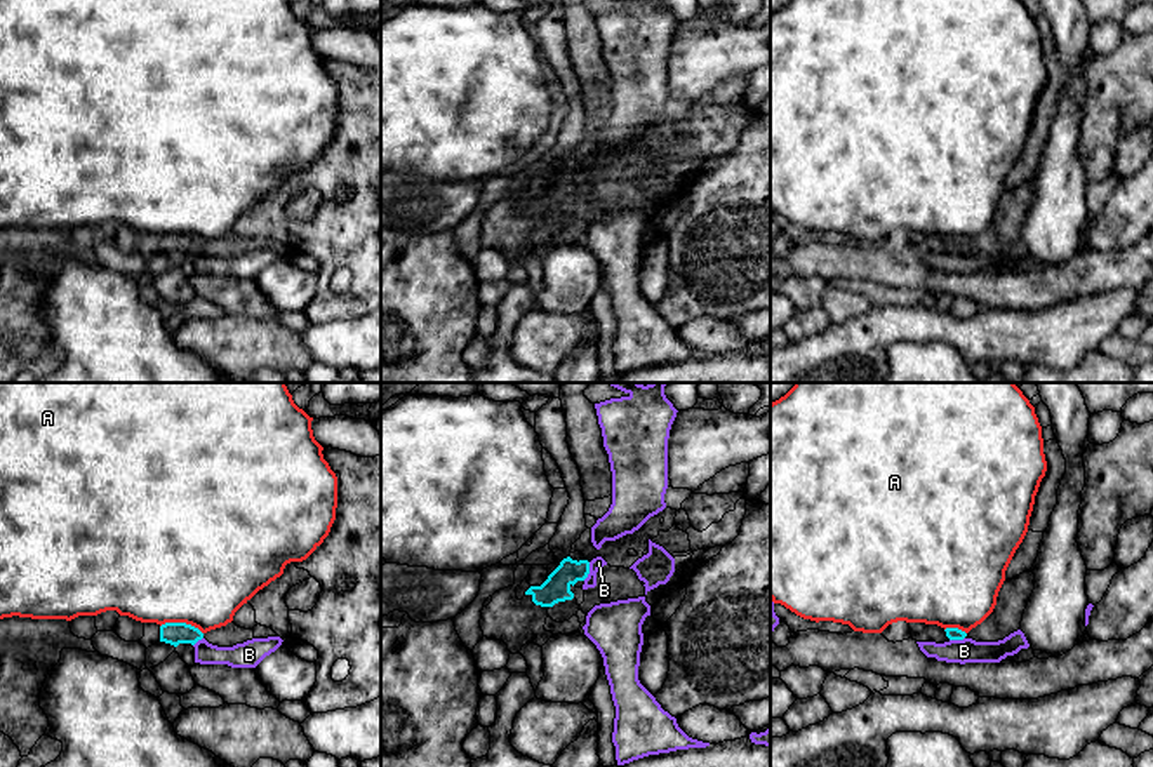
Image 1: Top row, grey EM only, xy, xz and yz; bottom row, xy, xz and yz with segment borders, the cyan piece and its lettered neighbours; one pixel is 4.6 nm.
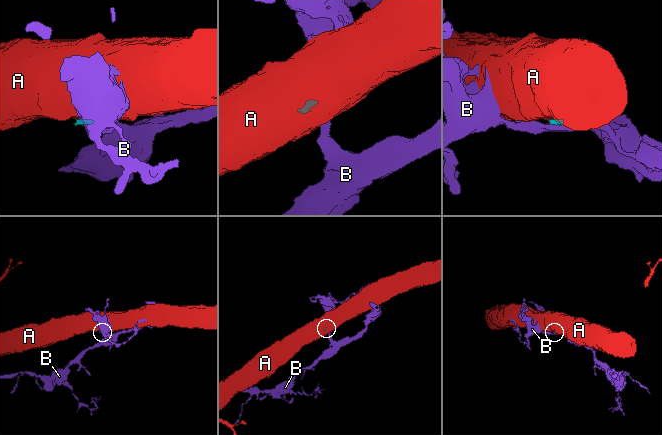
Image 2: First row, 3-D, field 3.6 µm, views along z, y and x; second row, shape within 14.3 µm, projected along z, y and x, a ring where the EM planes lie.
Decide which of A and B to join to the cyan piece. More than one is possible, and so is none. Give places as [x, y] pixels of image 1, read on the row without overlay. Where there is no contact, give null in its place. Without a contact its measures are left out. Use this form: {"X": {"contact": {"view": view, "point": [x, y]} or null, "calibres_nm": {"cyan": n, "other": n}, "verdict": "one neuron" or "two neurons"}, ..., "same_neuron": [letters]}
{"A": {"contact": {"view": "xy", "point": [181, 233]}, "calibres_nm": {"cyan": 110, "other": 500}, "verdict": "two neurons"}, "B": {"contact": {"view": "xz", "point": [588, 181]}, "calibres_nm": {"cyan": 130, "other": 60}, "verdict": "two neurons"}, "same_neuron": []}

